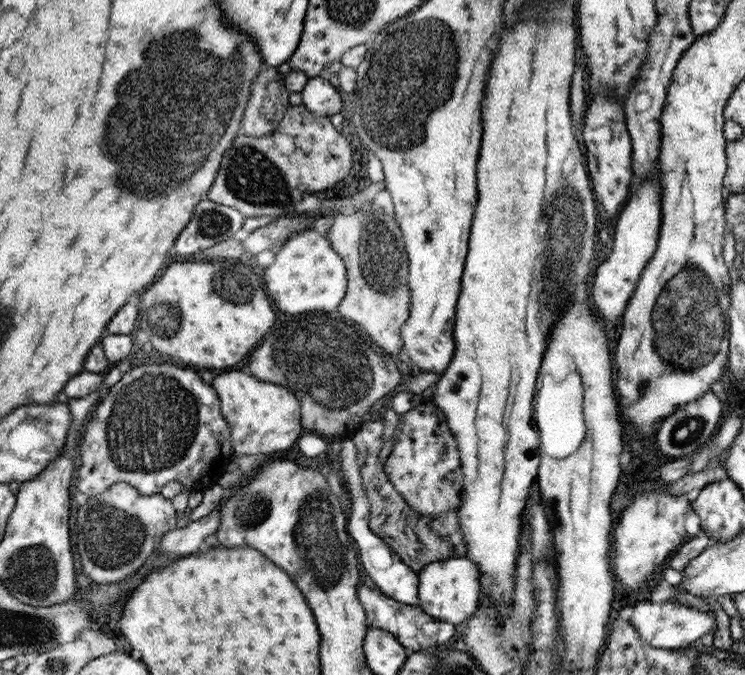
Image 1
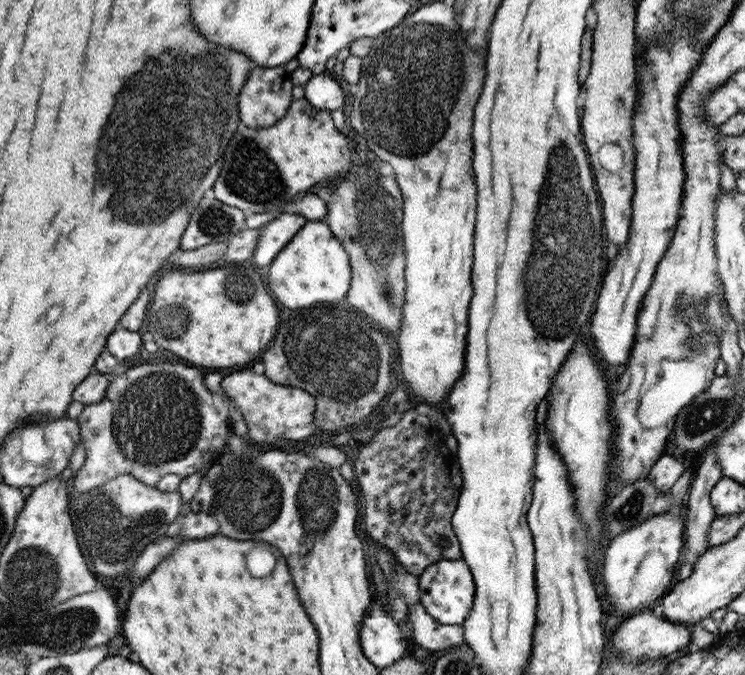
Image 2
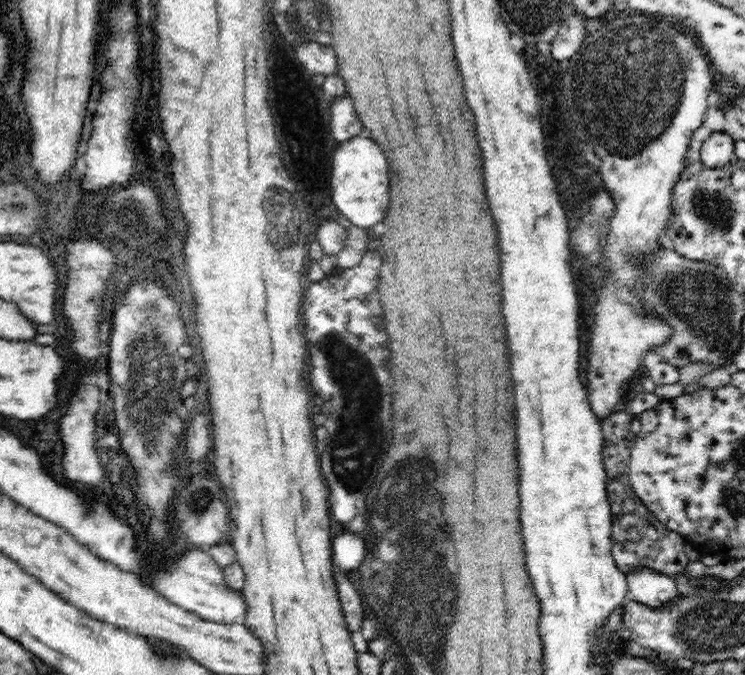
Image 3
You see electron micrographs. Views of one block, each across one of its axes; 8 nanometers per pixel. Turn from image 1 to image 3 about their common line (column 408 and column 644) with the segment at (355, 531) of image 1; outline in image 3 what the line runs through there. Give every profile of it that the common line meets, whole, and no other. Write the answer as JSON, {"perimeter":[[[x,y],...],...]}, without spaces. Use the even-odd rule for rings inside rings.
{"perimeter":[[[639,565],[626,574],[629,598],[639,604],[658,609],[677,600],[676,582],[671,574],[662,574]]]}

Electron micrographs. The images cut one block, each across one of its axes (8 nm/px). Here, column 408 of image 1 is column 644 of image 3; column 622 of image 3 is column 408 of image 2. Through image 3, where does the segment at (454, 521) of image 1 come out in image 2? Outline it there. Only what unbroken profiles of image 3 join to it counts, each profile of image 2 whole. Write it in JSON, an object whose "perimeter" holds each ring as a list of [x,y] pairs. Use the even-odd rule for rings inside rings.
{"perimeter":[[[415,408],[403,413],[396,425],[383,426],[370,442],[360,448],[353,463],[354,486],[361,505],[366,508],[364,524],[368,534],[393,552],[403,570],[416,576],[422,574],[427,566],[441,560],[463,560],[460,543],[451,523],[460,496],[460,478],[454,480],[449,471],[453,455],[444,445],[442,435],[438,422],[426,411]]]}

